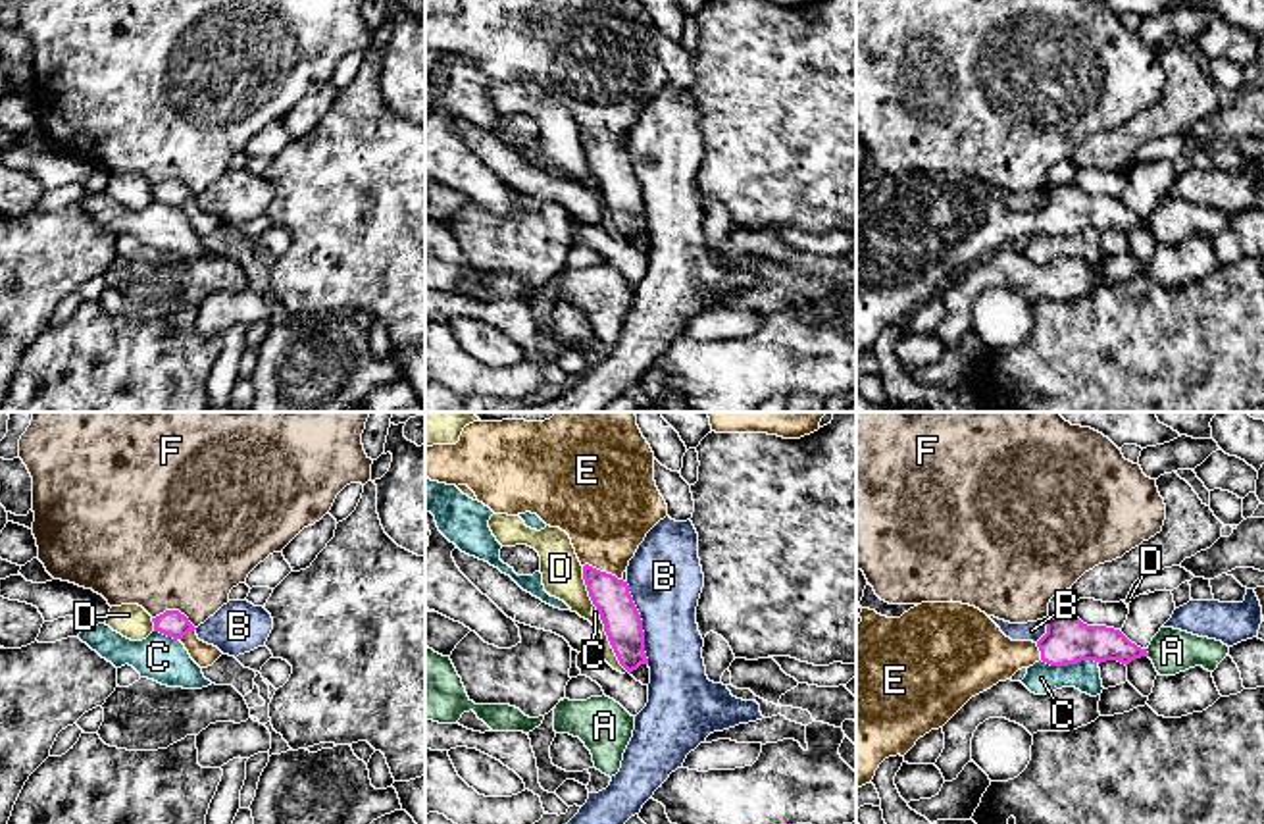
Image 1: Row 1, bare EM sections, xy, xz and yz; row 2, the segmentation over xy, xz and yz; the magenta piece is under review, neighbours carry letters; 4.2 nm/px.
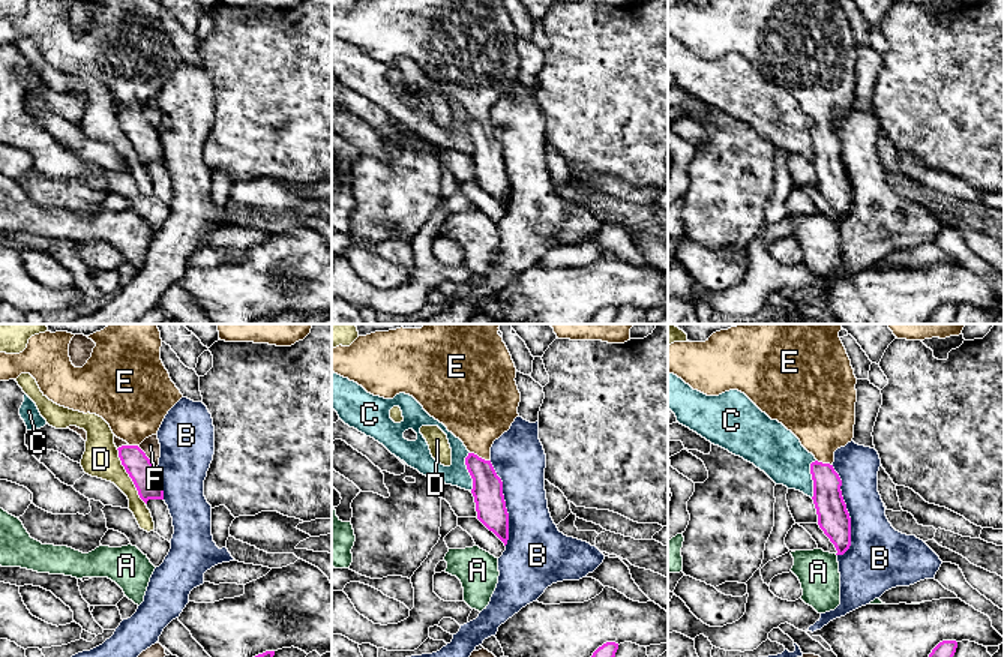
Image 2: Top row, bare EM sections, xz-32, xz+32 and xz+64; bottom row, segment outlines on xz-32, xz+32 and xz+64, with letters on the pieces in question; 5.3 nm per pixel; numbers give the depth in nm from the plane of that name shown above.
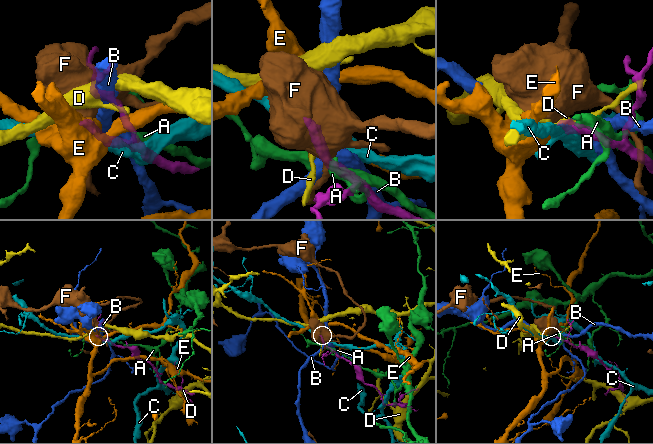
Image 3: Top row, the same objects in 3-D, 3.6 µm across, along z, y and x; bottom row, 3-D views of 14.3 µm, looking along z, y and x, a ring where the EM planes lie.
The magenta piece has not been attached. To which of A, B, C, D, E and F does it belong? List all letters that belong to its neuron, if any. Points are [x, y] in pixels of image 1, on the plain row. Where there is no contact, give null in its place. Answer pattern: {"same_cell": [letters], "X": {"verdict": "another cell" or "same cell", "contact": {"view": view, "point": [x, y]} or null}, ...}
{"same_cell": ["E"], "A": {"verdict": "another cell", "contact": {"view": "yz", "point": [1147, 222]}}, "B": {"verdict": "another cell", "contact": {"view": "xz", "point": [641, 191]}}, "C": {"verdict": "another cell", "contact": {"view": "yz", "point": [1070, 231]}}, "D": {"verdict": "another cell", "contact": {"view": "xz", "point": [610, 212]}}, "E": {"verdict": "same cell", "contact": {"view": "xz", "point": [603, 141]}}, "F": {"verdict": "another cell", "contact": {"view": "xy", "point": [176, 180]}}}

